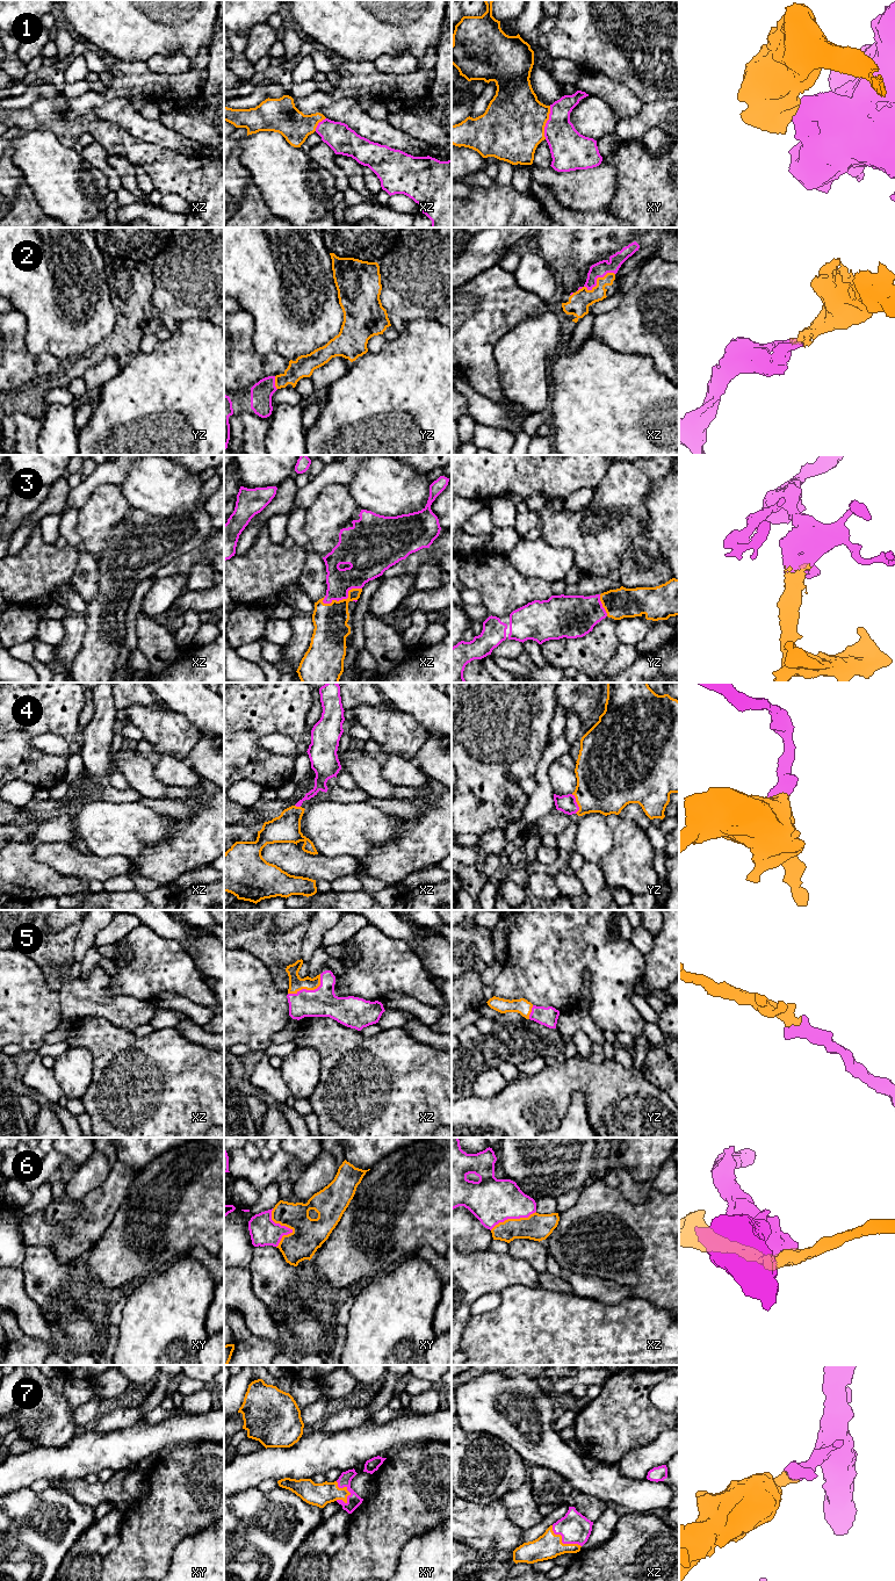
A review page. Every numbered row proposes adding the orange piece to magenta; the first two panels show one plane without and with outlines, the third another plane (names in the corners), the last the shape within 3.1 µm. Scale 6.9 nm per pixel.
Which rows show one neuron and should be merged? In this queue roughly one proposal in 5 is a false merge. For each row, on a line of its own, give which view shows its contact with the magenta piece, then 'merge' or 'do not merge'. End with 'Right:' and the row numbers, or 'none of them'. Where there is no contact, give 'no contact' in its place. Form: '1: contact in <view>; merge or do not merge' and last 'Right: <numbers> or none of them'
1: contact in xy; do not merge
2: contact in xz; merge
3: contact in xz; merge
4: contact in yz; merge
5: contact in xz; merge
6: contact in xy; do not merge
7: contact in xy; merge
Right: 2, 3, 4, 5, 7

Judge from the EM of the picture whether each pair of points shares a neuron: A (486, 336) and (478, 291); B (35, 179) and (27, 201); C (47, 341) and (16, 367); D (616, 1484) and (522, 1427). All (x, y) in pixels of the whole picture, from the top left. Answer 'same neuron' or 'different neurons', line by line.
A: same neuron
B: different neurons
C: different neurons
D: same neuron

